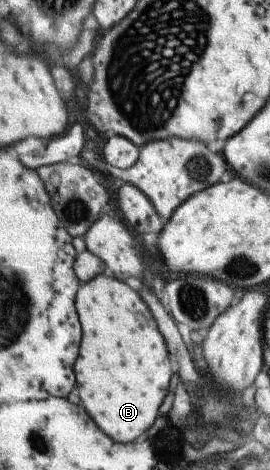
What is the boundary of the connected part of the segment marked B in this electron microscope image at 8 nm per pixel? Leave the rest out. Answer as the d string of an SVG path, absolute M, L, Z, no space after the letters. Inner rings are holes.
M110 273L83 283L77 294L76 304L83 326L80 356L75 364L79 398L96 424L116 442L141 440L158 420L161 406L174 378L171 352L169 346L166 346L167 340L164 340L163 332L158 330L159 322L154 318L153 312L150 312L149 304L142 300L136 290Z

